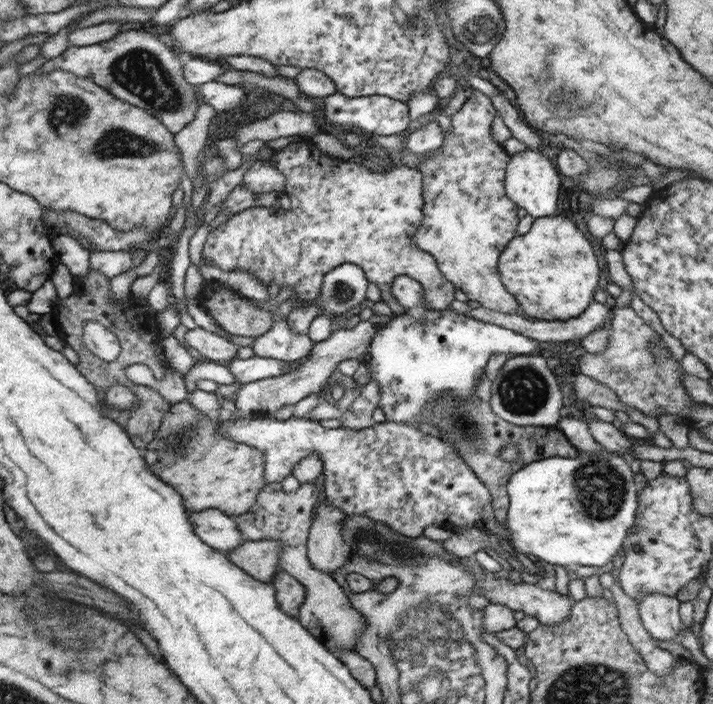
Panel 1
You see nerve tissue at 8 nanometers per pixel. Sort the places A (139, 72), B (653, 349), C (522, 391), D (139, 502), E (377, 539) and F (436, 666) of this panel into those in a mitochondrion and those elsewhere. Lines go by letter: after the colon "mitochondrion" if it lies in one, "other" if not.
A: mitochondrion
B: mitochondrion
C: mitochondrion
D: other
E: mitochondrion
F: mitochondrion

